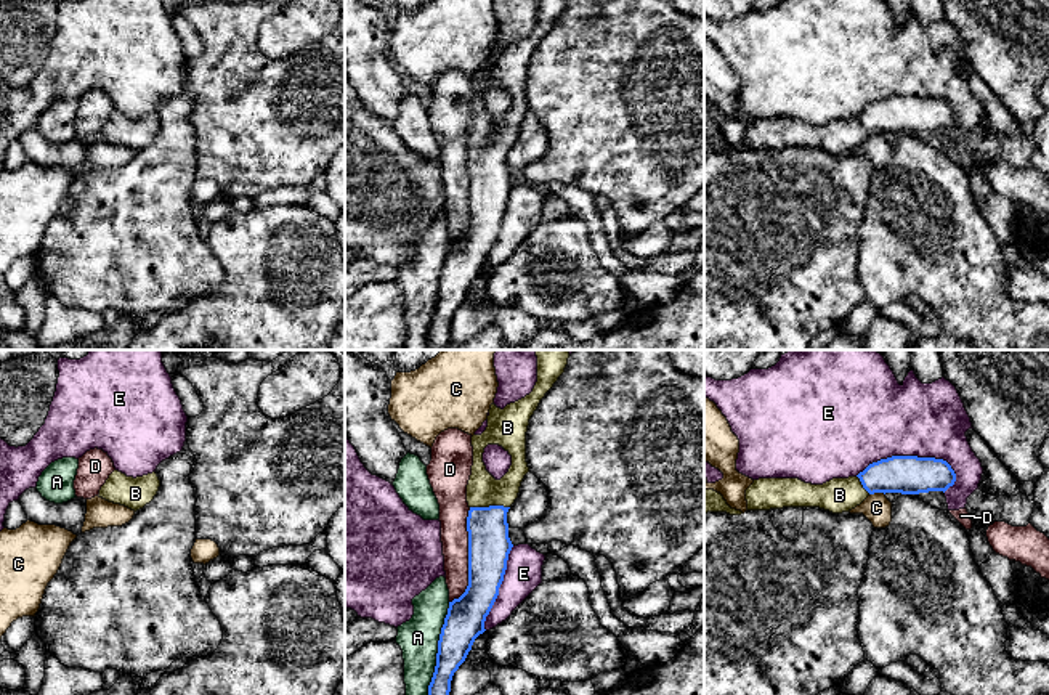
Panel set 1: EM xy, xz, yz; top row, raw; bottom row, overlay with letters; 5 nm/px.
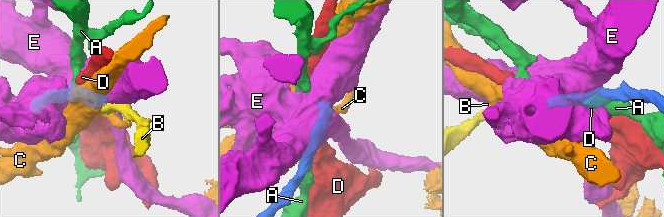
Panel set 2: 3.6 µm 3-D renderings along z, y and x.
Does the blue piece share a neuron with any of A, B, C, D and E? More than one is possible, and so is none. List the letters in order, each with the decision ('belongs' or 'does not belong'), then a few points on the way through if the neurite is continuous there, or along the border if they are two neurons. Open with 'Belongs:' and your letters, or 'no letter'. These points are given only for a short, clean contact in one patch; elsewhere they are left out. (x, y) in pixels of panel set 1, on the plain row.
Belongs: B
A: does not belong
B: belongs | across xz (488, 170), (490, 146), (483, 130)
C: does not belong | along yz (884, 134), (870, 135)
D: does not belong
E: does not belong

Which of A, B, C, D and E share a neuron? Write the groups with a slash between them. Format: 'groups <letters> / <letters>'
groups A / B / C / D / E

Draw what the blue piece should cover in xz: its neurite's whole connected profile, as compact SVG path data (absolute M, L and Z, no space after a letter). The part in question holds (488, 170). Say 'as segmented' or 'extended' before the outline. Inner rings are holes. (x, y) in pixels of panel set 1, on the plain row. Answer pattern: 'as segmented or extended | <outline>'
extended | M537 0L537 22L533 32L504 50L492 43L486 71L472 77L473 106L467 125L468 226L459 239L449 242L441 268L436 307L428 326L431 350L444 350L451 343L452 316L465 302L475 279L486 271L484 262L499 236L513 188L507 152L529 112L526 103L529 59L566 5L568 0ZM488 85L499 85L512 96L512 106L500 120L496 120L483 103Z

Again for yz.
extended | M892 96L869 104L857 117L832 119L823 125L799 119L759 119L746 130L746 141L747 151L820 148L842 154L874 133L945 133L954 122L956 114L943 100Z

